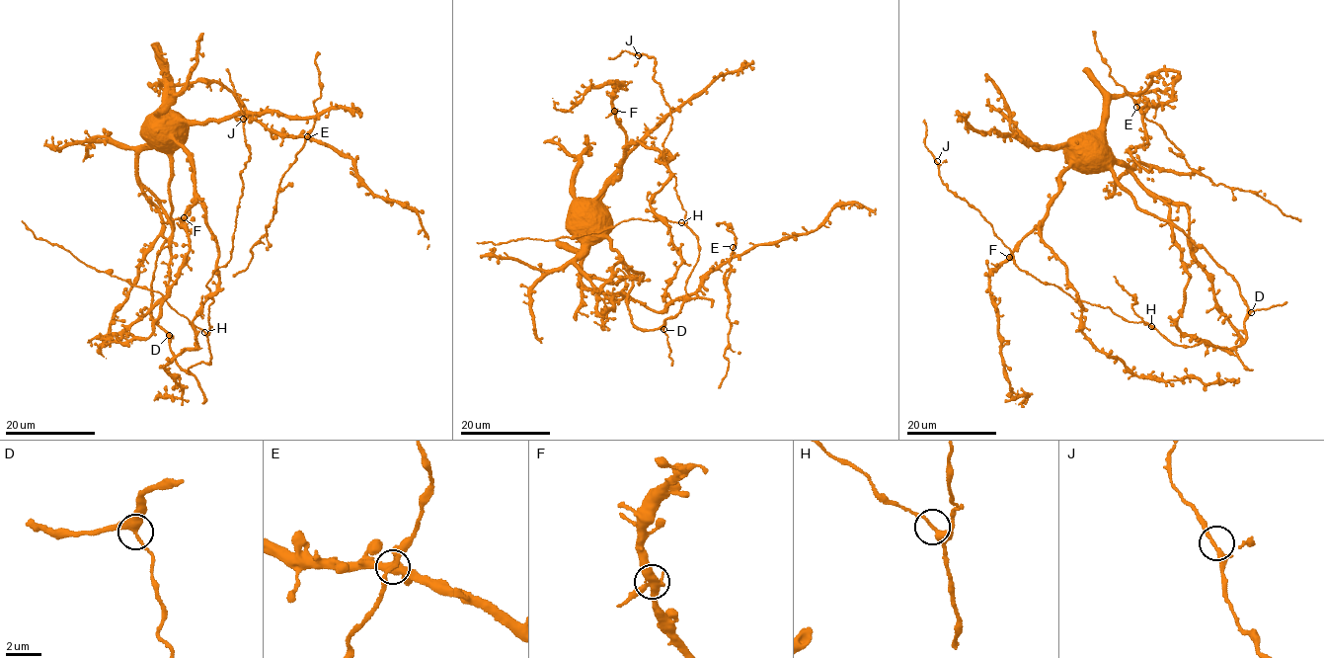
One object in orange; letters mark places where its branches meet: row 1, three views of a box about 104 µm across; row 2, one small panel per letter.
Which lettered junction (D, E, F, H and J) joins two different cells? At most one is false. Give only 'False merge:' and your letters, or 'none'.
False merge: none

